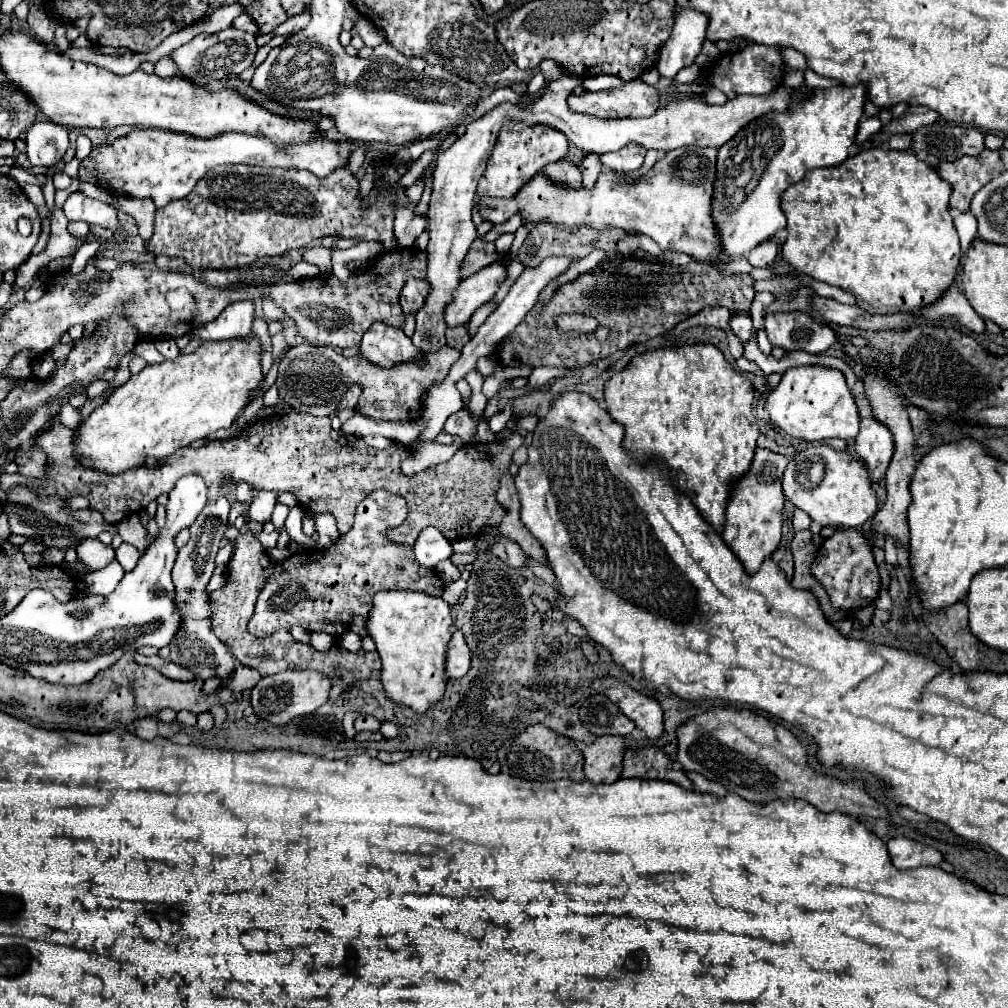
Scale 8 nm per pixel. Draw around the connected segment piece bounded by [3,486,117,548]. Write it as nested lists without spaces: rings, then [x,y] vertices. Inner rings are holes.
[[[25,486],[13,488],[13,492],[7,498],[7,504],[3,506],[3,512],[9,516],[9,526],[11,526],[13,534],[39,538],[45,546],[57,546],[57,548],[75,546],[81,538],[85,538],[85,536],[97,538],[97,534],[101,534],[101,532],[111,532],[113,536],[117,536],[117,526],[101,520],[99,512],[93,512],[89,508],[71,512],[69,508],[65,508],[65,502],[61,498],[39,496]]]

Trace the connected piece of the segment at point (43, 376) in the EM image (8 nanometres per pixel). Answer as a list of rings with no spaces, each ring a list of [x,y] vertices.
[[[47,352],[43,354],[35,366],[33,366],[33,378],[39,378],[39,380],[47,380],[47,376],[51,376],[51,372],[55,370],[55,360],[53,356]]]

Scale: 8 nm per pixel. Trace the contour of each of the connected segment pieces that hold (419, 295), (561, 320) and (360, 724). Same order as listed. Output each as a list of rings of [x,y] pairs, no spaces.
[[[417,278],[407,280],[401,290],[401,296],[399,296],[399,304],[401,304],[403,312],[417,314],[419,308],[423,308],[429,292],[431,292],[431,286],[427,284],[427,280],[417,280]]]
[[[563,314],[563,316],[557,316],[555,318],[555,326],[561,334],[567,334],[567,332],[593,332],[599,322],[595,318],[587,318],[585,314]]]
[[[361,714],[357,720],[355,720],[355,730],[361,732],[361,730],[369,730],[369,732],[377,732],[381,726],[381,722],[375,718],[375,716],[367,716],[367,714]]]

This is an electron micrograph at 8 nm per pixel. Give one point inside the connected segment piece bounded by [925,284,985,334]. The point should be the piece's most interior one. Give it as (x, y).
(953, 304)

